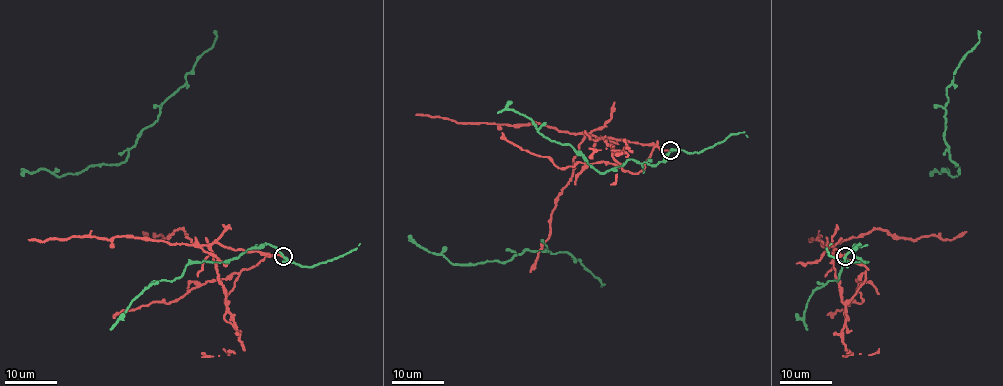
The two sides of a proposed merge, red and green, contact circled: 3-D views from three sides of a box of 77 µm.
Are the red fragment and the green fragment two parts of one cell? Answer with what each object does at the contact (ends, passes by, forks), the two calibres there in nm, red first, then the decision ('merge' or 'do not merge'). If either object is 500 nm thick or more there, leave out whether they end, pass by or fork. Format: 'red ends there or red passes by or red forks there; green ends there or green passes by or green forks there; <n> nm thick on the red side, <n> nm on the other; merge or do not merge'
red ends there; green passes by; 160 nm thick on the red side, 190 nm on the other; do not merge

